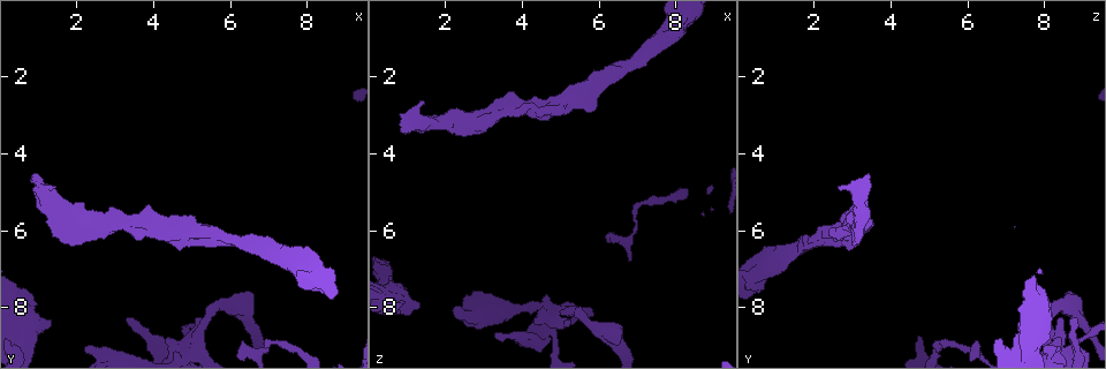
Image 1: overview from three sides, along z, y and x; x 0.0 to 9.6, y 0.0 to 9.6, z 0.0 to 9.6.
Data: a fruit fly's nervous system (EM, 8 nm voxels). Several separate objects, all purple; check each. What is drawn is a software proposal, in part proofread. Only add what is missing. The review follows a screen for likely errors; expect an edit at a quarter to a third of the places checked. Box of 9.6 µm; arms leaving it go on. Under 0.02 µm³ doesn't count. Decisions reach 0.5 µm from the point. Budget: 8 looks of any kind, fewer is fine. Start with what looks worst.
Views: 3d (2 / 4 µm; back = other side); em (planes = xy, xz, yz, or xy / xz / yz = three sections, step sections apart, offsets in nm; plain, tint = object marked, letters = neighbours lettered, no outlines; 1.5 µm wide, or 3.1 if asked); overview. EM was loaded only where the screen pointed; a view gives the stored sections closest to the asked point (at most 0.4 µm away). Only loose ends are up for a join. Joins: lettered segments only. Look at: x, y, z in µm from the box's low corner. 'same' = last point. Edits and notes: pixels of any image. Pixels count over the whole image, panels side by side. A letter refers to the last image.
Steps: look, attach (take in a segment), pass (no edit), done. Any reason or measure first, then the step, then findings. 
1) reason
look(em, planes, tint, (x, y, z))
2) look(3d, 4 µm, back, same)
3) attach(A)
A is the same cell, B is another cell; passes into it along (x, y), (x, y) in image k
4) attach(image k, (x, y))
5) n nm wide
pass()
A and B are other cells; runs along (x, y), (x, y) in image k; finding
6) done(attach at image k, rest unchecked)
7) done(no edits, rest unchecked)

stops while still wide
look(3d, 4 µm, (0.60, 7.50, 8.00))

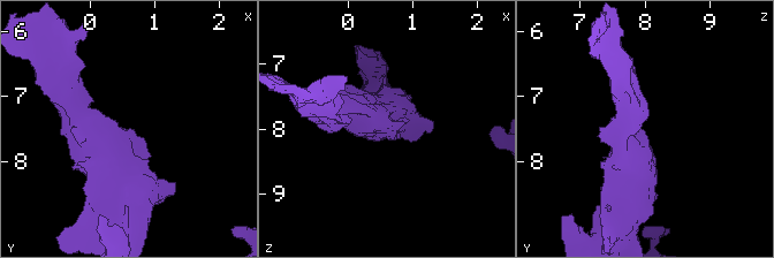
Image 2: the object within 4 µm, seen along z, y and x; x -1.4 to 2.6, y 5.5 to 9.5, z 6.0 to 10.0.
look(em, xz, step 8, tint, (0.65, 7.50, 8.00))

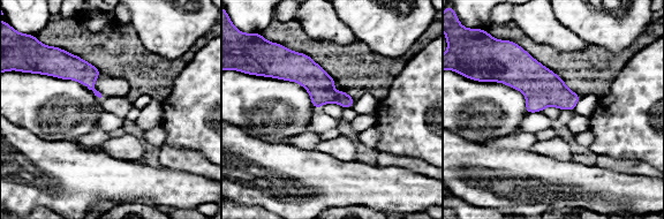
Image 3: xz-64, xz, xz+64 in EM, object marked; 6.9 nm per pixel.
look(em, planes, letters, same)

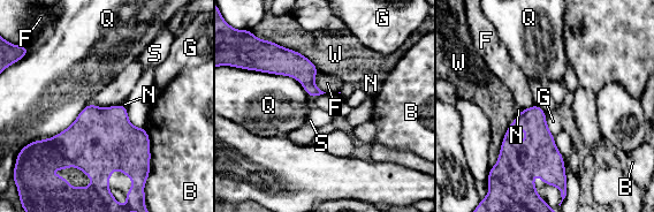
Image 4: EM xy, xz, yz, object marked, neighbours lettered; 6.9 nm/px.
pass()
B, F, G, N, Q, S and W are other cells; border along (545, 115), (547, 128), (554, 136) in image 4; none of them fits

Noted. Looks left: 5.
branch stops here
look(em, planes, letters, (5.15, 8.25, 8.50))

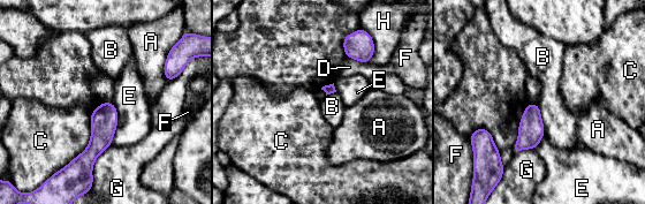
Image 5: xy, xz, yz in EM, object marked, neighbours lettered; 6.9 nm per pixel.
pass()
A, B, C, D, E, F, G and H are other cells; none of them fits

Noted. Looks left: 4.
thick end
look(em, yz, step 4, tint, (0.90, 4.60, 3.45))

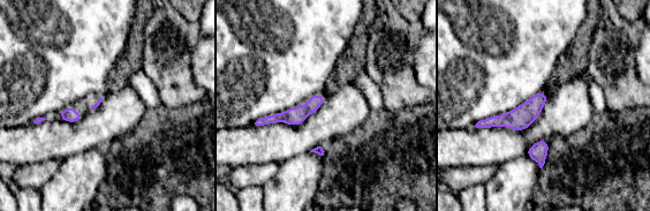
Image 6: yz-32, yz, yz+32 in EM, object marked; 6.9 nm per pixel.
look(em, planes, letters, same)

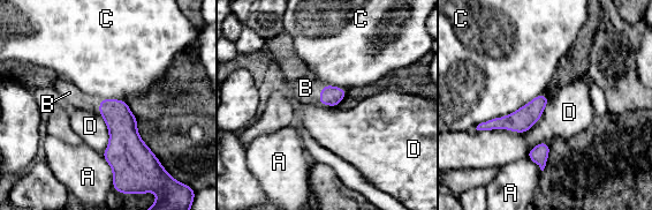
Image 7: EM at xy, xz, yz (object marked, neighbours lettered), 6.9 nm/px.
attach(B)
B is the same cell, A, C and D are other cells; the neuron continues

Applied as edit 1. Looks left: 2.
done(attach at image 7, rest unchecked)

